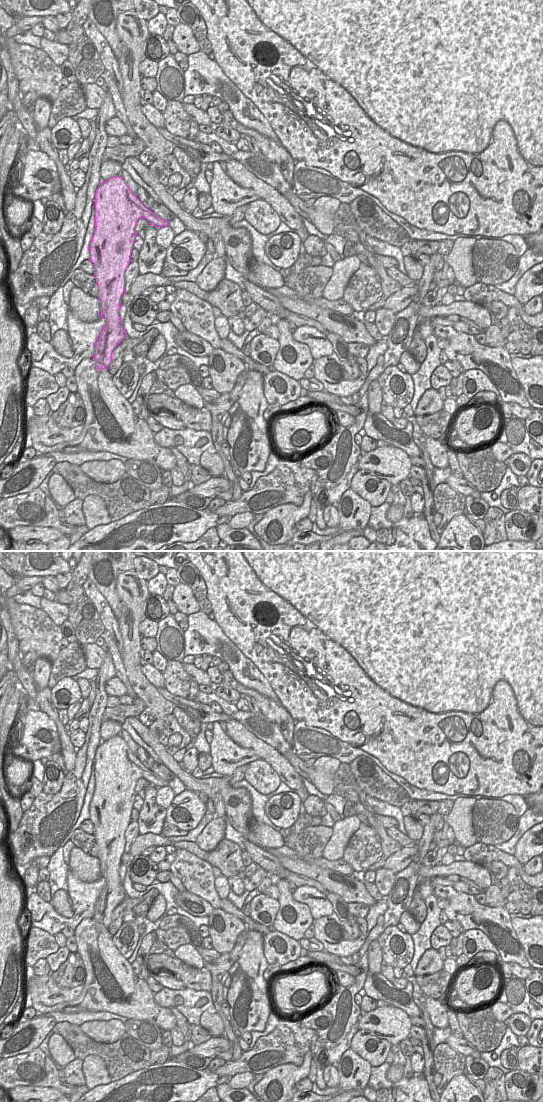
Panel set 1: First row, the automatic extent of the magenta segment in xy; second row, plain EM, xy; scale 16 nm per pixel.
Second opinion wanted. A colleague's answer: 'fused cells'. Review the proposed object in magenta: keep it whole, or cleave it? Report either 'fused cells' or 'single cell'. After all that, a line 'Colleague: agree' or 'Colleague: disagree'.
single cell
Colleague: disagree

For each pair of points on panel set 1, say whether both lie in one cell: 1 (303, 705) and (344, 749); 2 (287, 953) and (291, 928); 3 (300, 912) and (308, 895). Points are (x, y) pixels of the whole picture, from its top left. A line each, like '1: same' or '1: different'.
1: different
2: different
3: different

